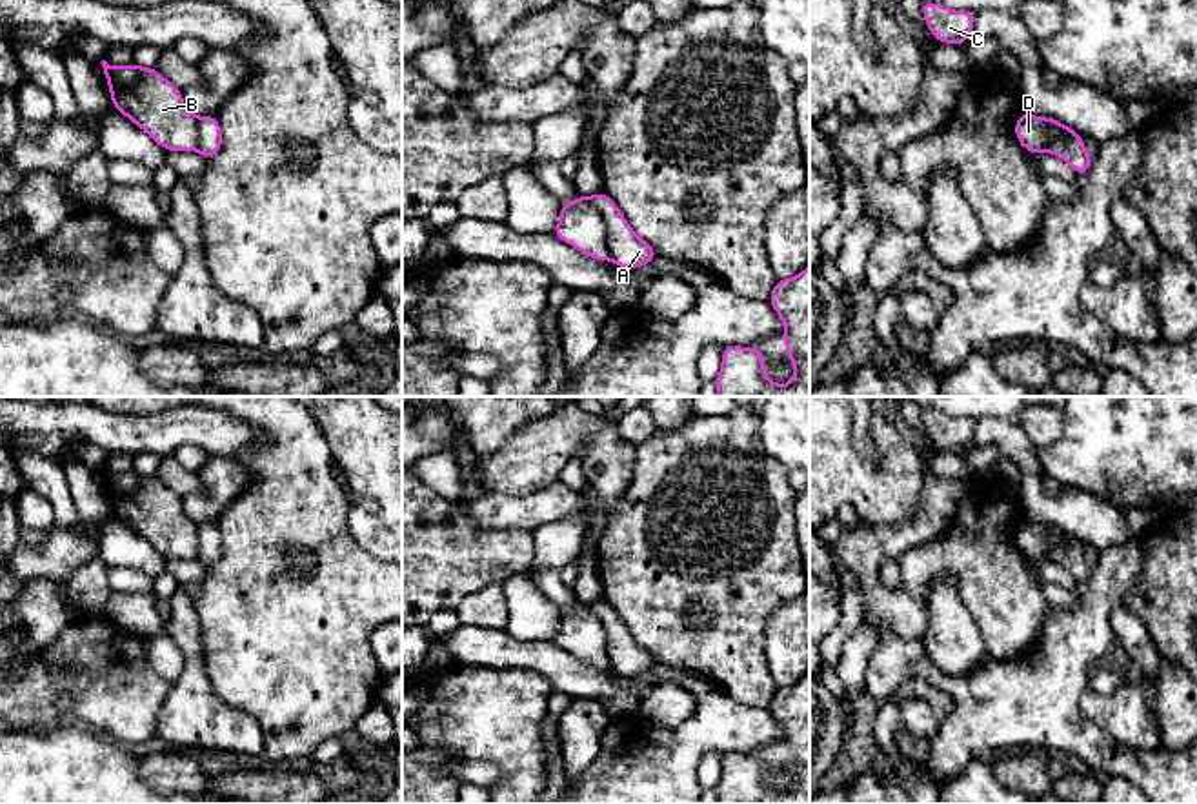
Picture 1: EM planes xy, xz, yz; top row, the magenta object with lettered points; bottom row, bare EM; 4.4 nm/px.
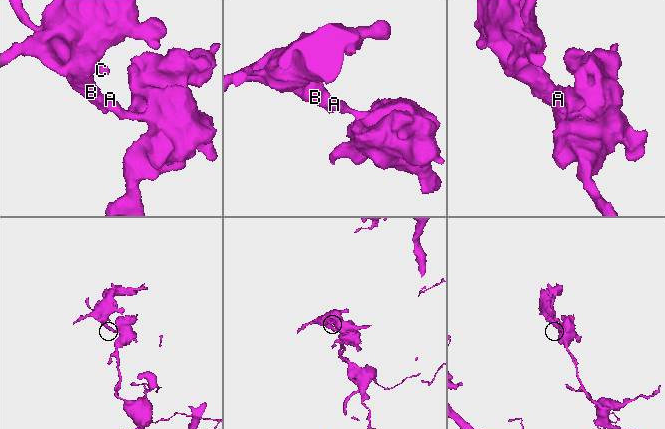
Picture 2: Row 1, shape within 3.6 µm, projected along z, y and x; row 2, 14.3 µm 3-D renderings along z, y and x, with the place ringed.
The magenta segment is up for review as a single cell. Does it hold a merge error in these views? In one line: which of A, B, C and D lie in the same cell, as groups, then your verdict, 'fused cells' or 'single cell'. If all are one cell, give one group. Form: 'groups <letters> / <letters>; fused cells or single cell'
groups A D / B C; fused cells

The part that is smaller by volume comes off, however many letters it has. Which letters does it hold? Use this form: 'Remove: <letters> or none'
Remove: B, C

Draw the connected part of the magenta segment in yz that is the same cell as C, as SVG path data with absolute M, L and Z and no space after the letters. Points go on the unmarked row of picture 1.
M922 409L922 424L937 449L962 453L973 440L975 420L953 418L937 409Z

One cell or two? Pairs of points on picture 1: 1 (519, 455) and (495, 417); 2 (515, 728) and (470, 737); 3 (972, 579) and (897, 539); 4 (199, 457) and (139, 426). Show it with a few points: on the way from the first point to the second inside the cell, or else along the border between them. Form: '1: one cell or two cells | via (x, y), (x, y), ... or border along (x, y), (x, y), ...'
1: two cells | border along (546, 415), (517, 428), (497, 450), (481, 459)
2: one cell | via (504, 728), (481, 728)
3: two cells | border along (934, 537), (905, 550), (897, 557)
4: two cells | border along (210, 453), (191, 444), (181, 444), (171, 455)

